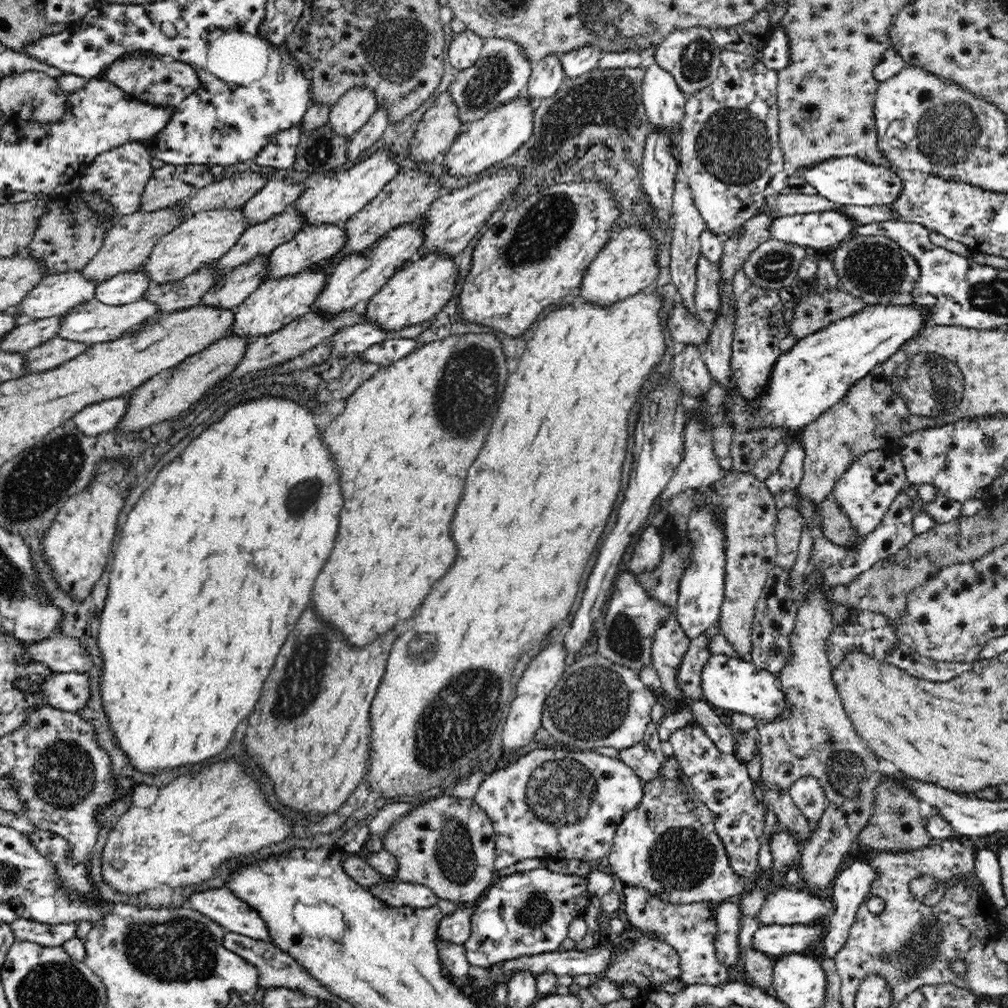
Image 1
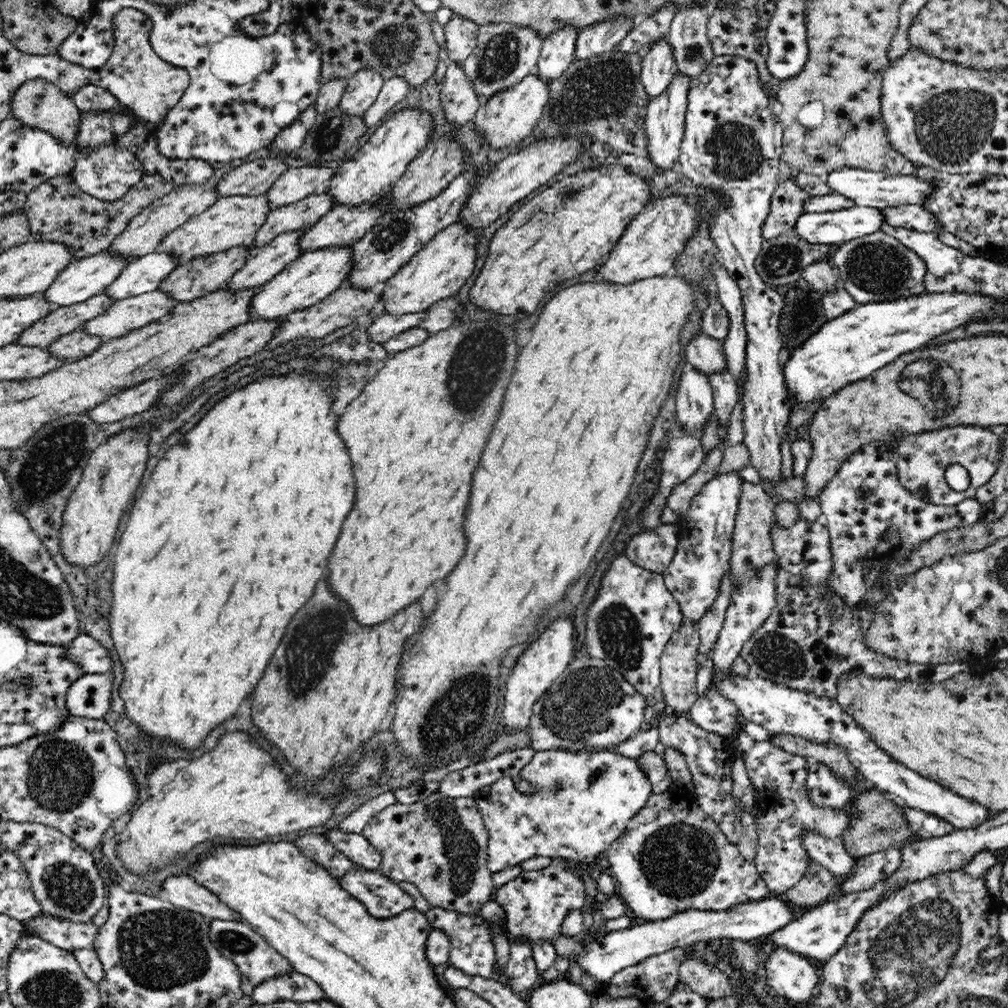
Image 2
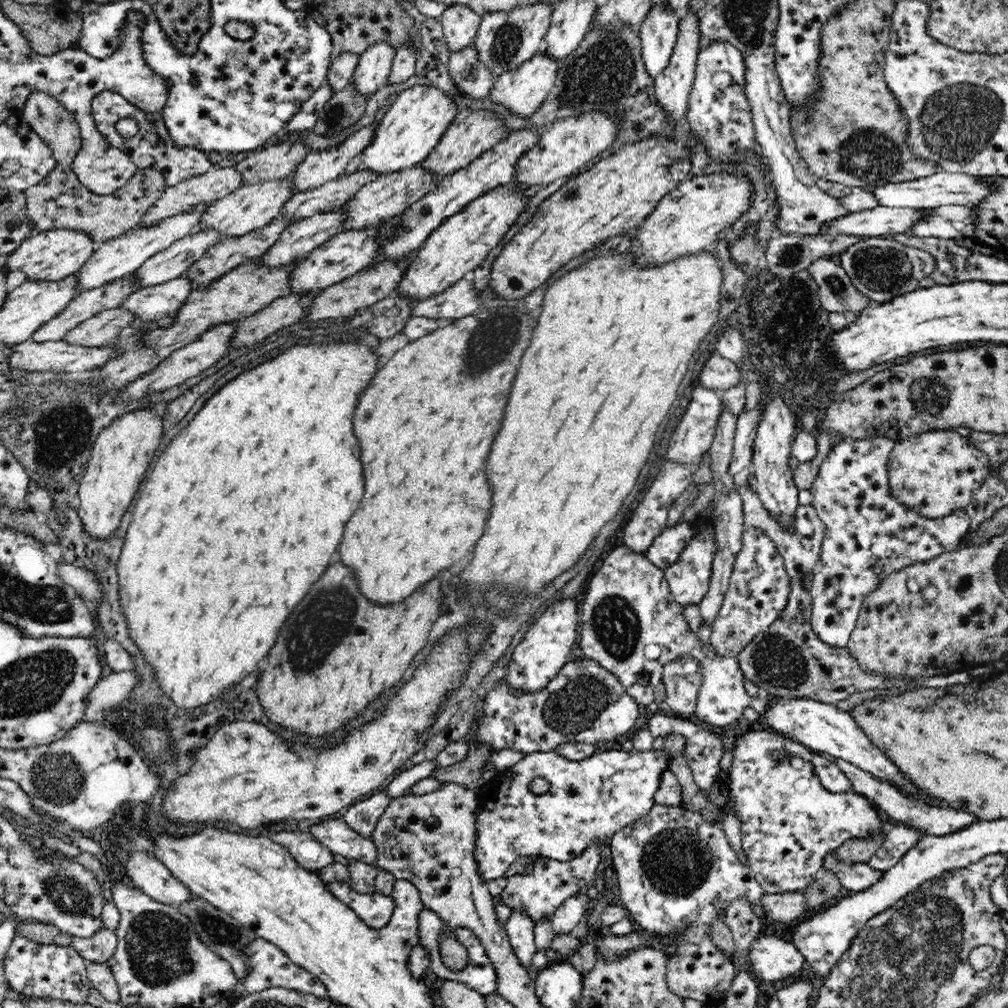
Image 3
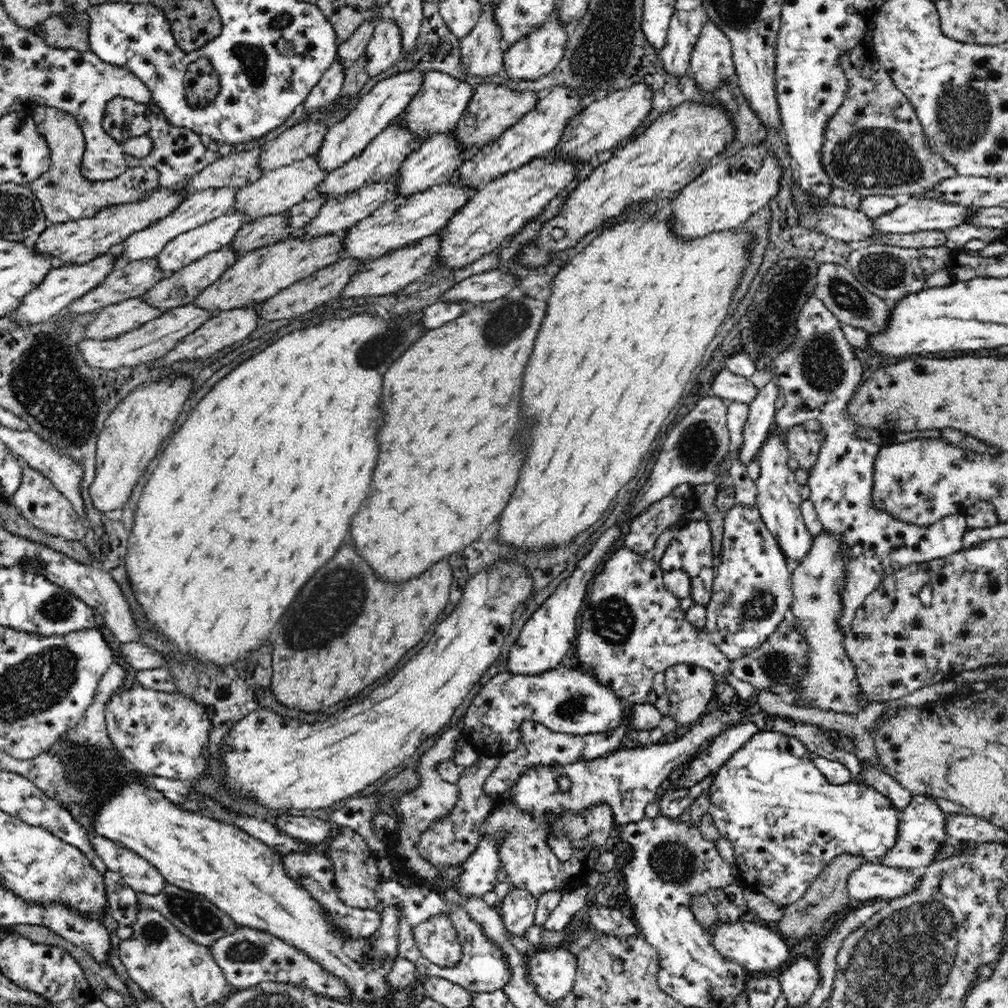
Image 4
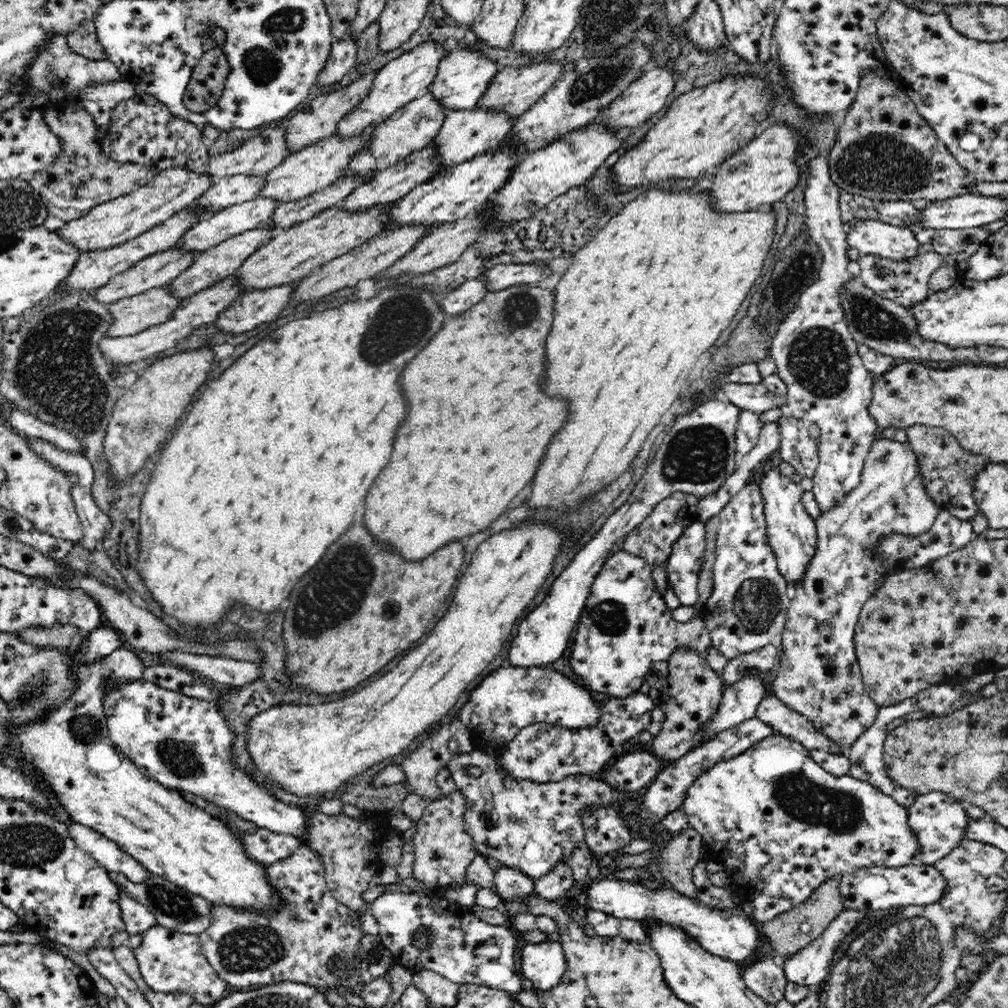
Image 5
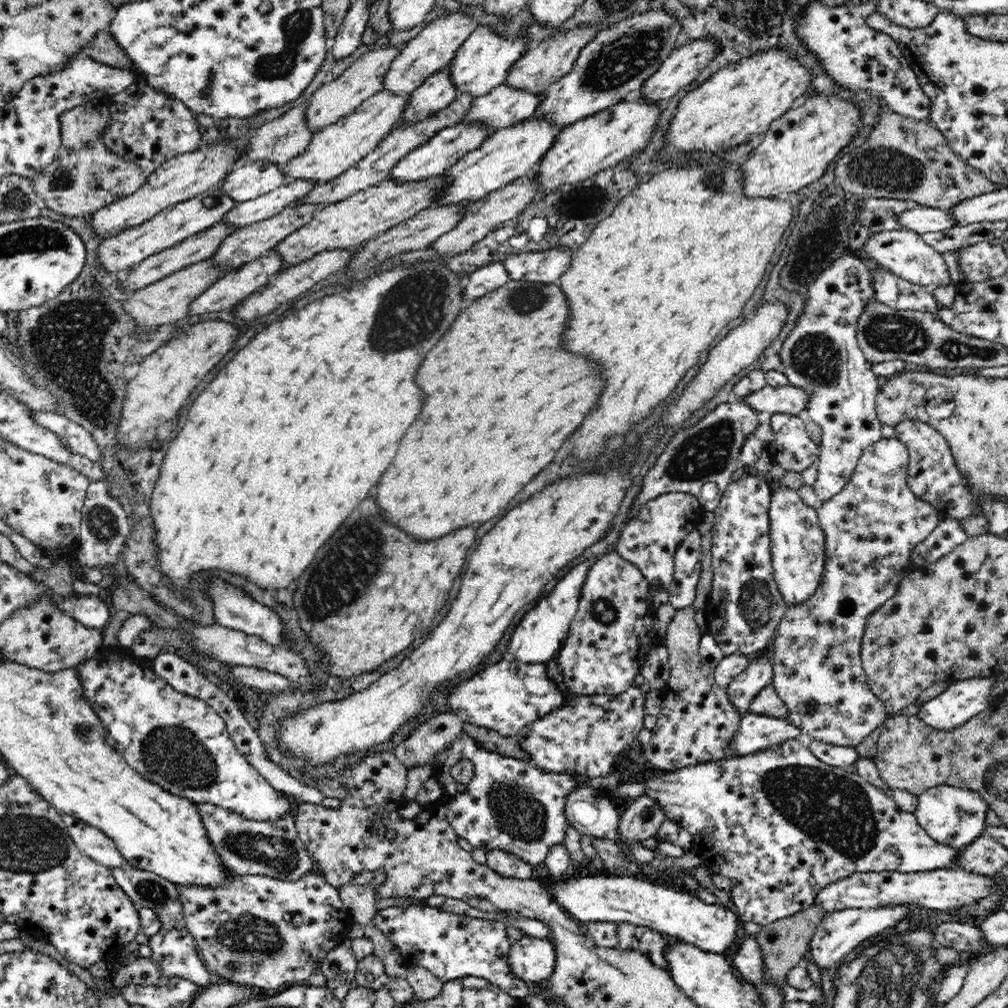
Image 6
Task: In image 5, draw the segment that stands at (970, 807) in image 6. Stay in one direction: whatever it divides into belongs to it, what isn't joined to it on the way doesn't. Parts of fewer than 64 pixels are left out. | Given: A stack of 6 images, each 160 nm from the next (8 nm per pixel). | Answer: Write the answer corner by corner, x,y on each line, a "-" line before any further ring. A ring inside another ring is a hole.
931,791
916,796
914,804
906,808
909,826
916,831
917,842
920,845
920,852
916,852
914,858
915,863
934,865
960,844
968,830
969,822
973,820
966,814
967,806
961,800
954,799
954,796
946,795
942,791

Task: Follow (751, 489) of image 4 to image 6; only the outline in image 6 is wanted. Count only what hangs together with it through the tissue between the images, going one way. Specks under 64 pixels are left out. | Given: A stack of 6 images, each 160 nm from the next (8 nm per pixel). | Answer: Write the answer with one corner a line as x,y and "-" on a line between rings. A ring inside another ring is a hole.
806,484
797,490
780,485
773,491
769,506
772,573
788,606
804,604
813,597
825,572
826,534
812,507
818,499
814,487

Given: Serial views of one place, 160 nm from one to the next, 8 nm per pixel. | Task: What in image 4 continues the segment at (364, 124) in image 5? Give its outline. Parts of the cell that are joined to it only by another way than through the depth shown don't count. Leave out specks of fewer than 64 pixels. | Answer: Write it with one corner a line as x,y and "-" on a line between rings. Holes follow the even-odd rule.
407,71
378,82
358,102
358,105
350,114
339,120
333,127
330,127
330,130
325,134
321,149
316,154
320,157
320,165
330,172
342,167
350,158
358,155
375,135
378,135
380,131
384,130
392,122
397,121
398,116
405,112
412,98
417,96
424,76
426,76
426,73

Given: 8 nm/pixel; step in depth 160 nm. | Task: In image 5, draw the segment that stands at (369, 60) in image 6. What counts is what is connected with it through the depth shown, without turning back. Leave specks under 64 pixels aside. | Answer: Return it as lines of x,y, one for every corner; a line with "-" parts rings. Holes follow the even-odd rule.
371,71
367,76
361,76
358,80
347,85
346,88
342,88
340,92
320,94
318,98
314,98
310,102
310,106
306,110
302,110
296,116
292,116
288,124
285,124
286,139
288,139
286,143
288,143
290,151
298,152
308,143
318,142
319,139
335,134
338,121
353,113
362,104
362,101
369,97
369,90
373,88
373,81
376,77
377,72

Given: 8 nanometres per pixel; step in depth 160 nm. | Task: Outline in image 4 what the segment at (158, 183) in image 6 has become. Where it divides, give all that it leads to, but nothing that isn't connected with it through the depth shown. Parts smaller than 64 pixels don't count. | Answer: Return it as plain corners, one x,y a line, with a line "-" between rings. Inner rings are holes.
180,185
158,186
131,202
104,206
102,210
96,211
90,218
49,224
44,232
41,232
35,239
34,246
38,251
50,253
57,266
84,263
108,253
114,245
128,240
132,234
162,221
188,196
188,191

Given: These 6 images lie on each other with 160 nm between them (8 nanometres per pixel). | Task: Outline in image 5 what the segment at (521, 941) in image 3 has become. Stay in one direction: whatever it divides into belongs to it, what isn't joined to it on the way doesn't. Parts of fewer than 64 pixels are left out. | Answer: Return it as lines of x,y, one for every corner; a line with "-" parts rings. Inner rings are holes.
501,864
500,868
494,870
494,883
497,887
500,900
506,899
503,911
508,914
510,919
516,914
526,914
527,910
521,900
531,891
535,891
534,879
526,876
523,872
515,868
508,868

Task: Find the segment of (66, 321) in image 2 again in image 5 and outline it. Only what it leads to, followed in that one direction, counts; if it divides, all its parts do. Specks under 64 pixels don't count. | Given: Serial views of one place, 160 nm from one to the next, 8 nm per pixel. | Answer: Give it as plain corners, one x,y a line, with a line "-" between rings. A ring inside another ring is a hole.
174,247
138,261
132,268
126,272
117,274
110,279
104,286
97,289
96,298
104,303
113,303
121,298
126,298
146,292
154,287
165,286
174,280
180,273
184,273
190,265
196,261
201,252
192,249
182,249

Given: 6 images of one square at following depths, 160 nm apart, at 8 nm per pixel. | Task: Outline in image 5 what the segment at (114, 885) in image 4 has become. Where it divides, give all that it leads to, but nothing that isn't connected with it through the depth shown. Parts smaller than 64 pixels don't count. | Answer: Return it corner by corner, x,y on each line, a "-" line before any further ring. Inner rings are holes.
120,889
119,894
126,932
129,932
130,935
141,935
157,923
154,914
146,905
130,897
126,891

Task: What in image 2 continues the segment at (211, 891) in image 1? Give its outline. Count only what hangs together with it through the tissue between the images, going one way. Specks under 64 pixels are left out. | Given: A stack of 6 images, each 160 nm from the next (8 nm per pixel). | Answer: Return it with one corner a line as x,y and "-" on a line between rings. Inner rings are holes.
171,875
163,882
163,891
159,893
174,906
191,910
210,919
242,922
242,917
235,916
230,908
222,904
210,890
203,888
186,875

